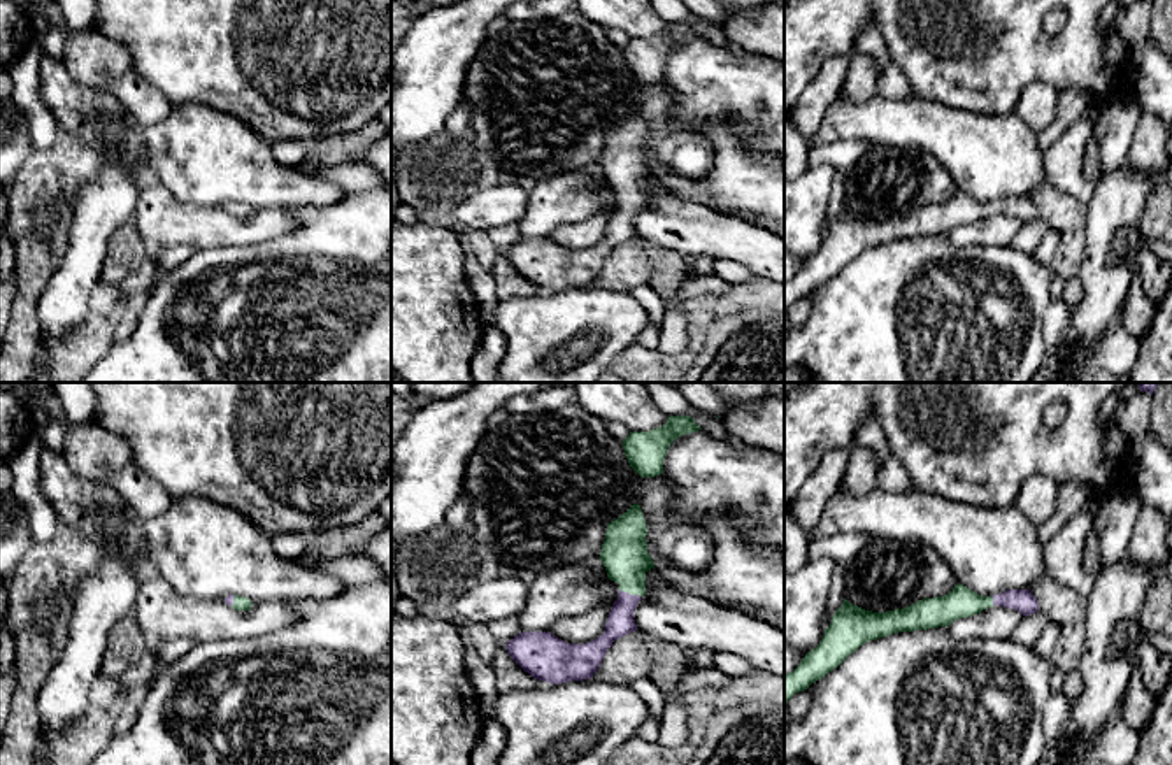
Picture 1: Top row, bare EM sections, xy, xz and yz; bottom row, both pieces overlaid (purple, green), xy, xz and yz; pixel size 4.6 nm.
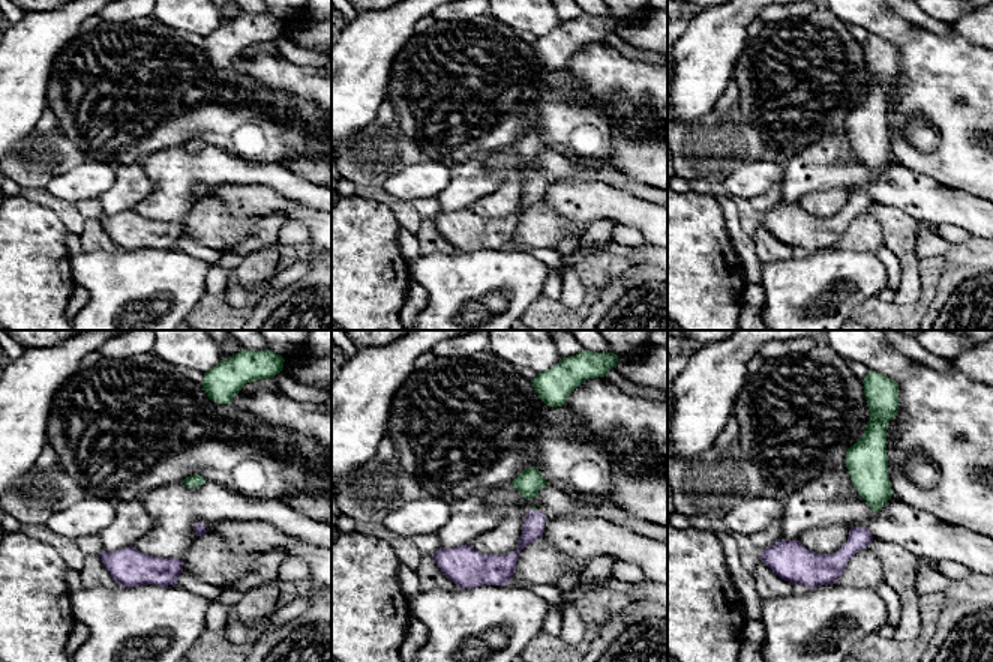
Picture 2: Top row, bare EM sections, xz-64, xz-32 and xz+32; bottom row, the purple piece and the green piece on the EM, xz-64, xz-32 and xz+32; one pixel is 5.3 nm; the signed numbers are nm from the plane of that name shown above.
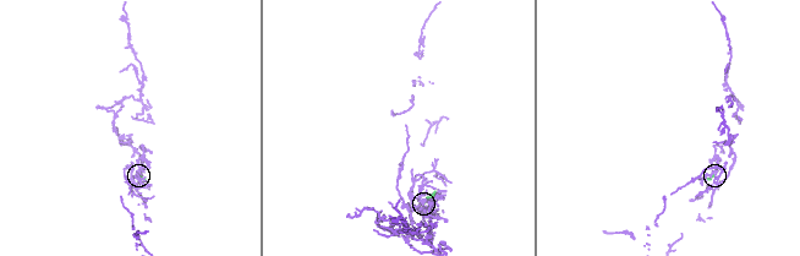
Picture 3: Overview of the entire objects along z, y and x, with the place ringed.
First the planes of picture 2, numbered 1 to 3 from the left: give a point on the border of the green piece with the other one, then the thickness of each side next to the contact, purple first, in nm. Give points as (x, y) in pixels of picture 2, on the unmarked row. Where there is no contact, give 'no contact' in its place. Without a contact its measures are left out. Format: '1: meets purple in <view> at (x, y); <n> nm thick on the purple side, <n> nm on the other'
1: no contact
2: meets purple in xz-32 at (533, 173); 110 nm thick on the purple side, 20 nm on the other
3: no contact

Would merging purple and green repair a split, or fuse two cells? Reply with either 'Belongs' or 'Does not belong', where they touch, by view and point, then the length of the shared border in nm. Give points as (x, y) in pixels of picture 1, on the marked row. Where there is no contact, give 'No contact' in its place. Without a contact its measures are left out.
Belongs. Touches purple at xz (628, 593). Shared border 110 nm

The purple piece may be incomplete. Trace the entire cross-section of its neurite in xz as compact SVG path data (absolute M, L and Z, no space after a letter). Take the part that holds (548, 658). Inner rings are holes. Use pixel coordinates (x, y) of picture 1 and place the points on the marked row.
M639 504L630 505L625 514L607 525L600 560L607 577L619 584L619 591L618 600L611 607L604 633L586 644L568 644L551 632L519 632L505 644L505 649L525 672L551 684L591 679L612 642L637 630L633 611L646 595L646 572L654 568L654 561L647 553L646 535L647 526Z

